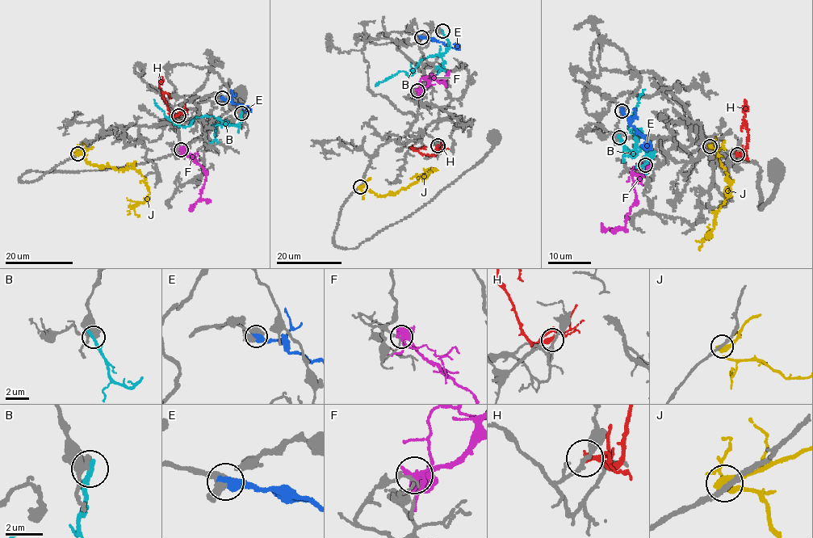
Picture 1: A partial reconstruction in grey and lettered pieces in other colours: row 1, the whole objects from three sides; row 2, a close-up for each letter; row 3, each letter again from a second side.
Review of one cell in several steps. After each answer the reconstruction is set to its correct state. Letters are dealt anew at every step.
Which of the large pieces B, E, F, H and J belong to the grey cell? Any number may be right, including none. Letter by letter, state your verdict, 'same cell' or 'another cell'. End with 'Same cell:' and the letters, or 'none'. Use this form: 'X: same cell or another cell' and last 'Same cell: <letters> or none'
B: another cell
E: same cell
F: another cell
H: another cell
J: another cell
Same cell: E

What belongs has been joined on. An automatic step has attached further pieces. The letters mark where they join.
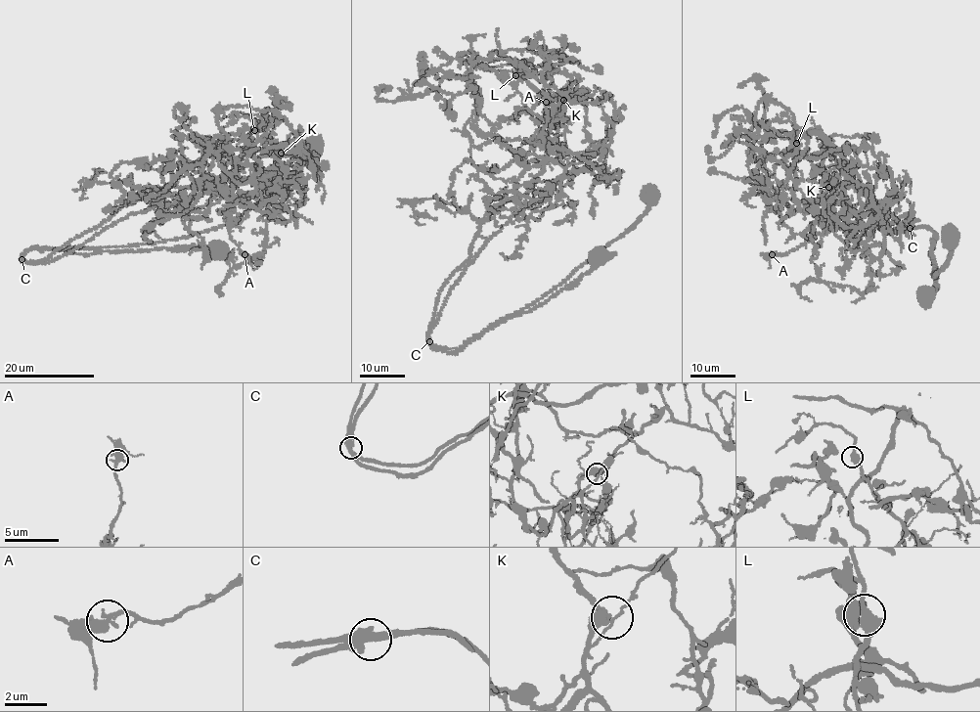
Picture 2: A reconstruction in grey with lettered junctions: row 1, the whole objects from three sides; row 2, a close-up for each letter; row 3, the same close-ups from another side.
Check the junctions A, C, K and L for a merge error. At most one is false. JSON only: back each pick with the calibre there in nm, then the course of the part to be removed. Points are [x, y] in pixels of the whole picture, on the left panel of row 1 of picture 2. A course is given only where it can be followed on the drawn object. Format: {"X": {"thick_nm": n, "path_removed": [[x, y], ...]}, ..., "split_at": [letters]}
{"C": {"thick_nm": 440, "path_removed": [[22, 258], [53, 260], [208, 191], [210, 141], [191, 136], [212, 146], [201, 163], [120, 162], [114, 200]]}, "split_at": ["C"]}

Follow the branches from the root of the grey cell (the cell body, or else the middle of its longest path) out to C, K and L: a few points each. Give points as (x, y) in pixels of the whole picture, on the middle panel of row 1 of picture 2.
C: (601, 257), (590, 271), (537, 307), (503, 320), (461, 346), (440, 348), (428, 341)
K: (601, 257), (537, 307), (461, 346), (428, 340), (451, 289), (542, 172), (563, 100)
L: (601, 257), (461, 346), (428, 340), (451, 289), (542, 172), (572, 81), (515, 75)

